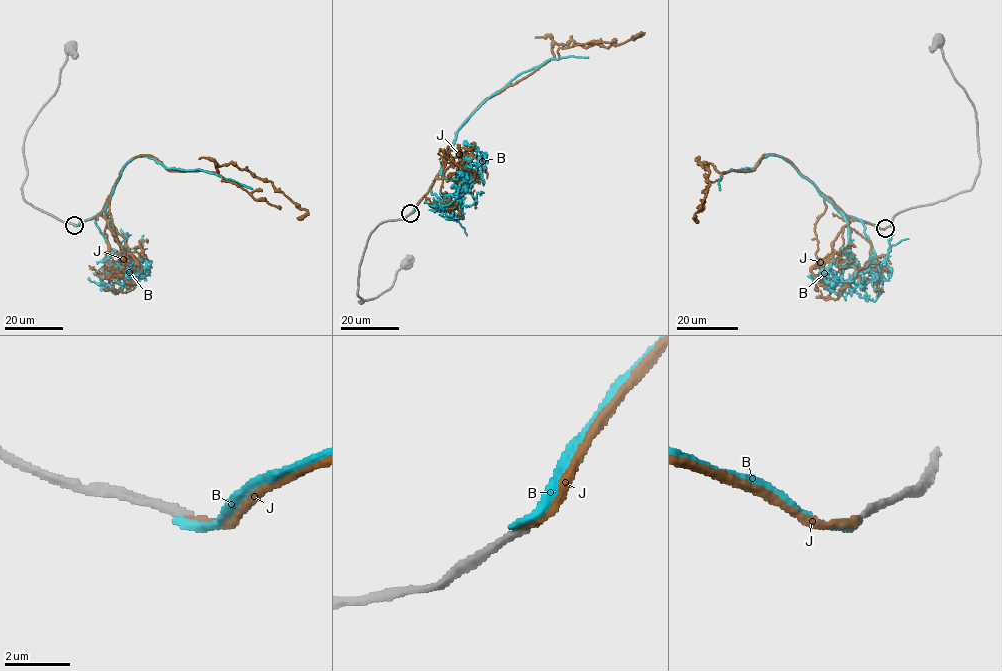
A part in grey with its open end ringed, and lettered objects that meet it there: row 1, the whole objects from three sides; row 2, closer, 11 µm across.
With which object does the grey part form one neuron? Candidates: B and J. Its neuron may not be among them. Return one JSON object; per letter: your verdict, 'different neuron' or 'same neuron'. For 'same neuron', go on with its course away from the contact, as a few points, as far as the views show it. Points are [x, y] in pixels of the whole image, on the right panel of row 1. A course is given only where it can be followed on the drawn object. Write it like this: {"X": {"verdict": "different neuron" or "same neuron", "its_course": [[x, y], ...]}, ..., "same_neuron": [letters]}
{"B": {"verdict": "different neuron"}, "J": {"verdict": "same neuron", "its_course": [[885, 228], [846, 216], [784, 157], [767, 154], [751, 171], [720, 173], [705, 162], [709, 186], [698, 221]]}, "same_neuron": ["J"]}

